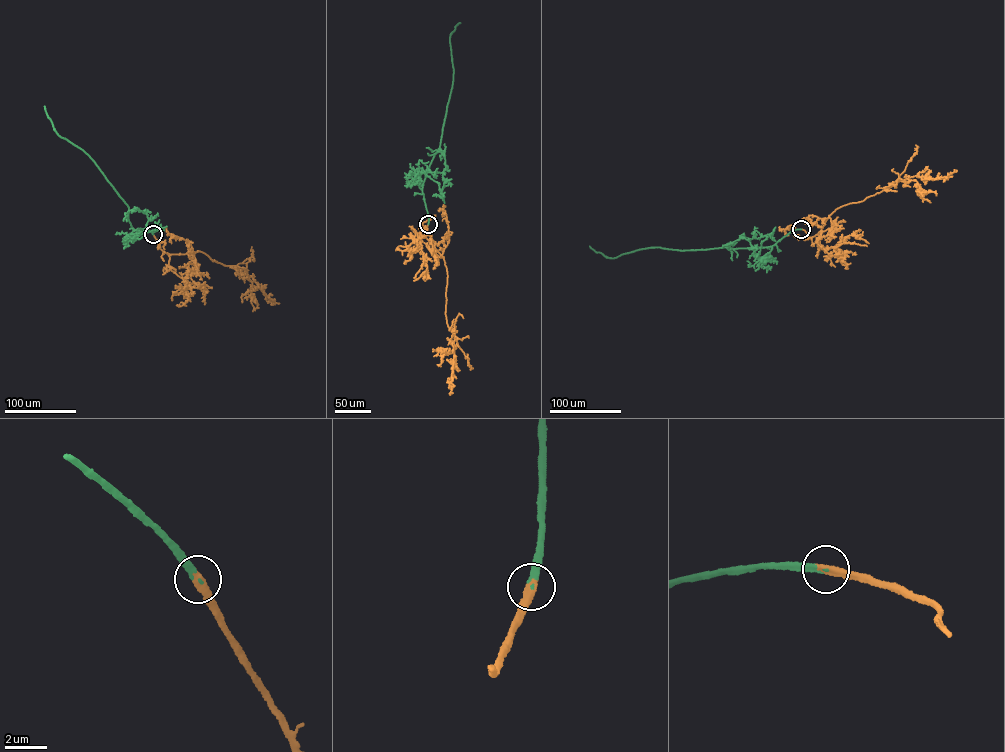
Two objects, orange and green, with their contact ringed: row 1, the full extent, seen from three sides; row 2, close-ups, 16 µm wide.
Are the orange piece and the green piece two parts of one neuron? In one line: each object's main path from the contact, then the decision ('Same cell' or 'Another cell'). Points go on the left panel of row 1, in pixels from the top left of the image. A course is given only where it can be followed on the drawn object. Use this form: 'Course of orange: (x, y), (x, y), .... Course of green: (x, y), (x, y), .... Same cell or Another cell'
Course of orange: (153, 234), (166, 253), (197, 250), (213, 261), (234, 266), (251, 276), (272, 299). Course of green: (153, 234), (145, 229), (132, 227), (127, 205), (89, 155), (57, 134), (44, 106). Same cell

